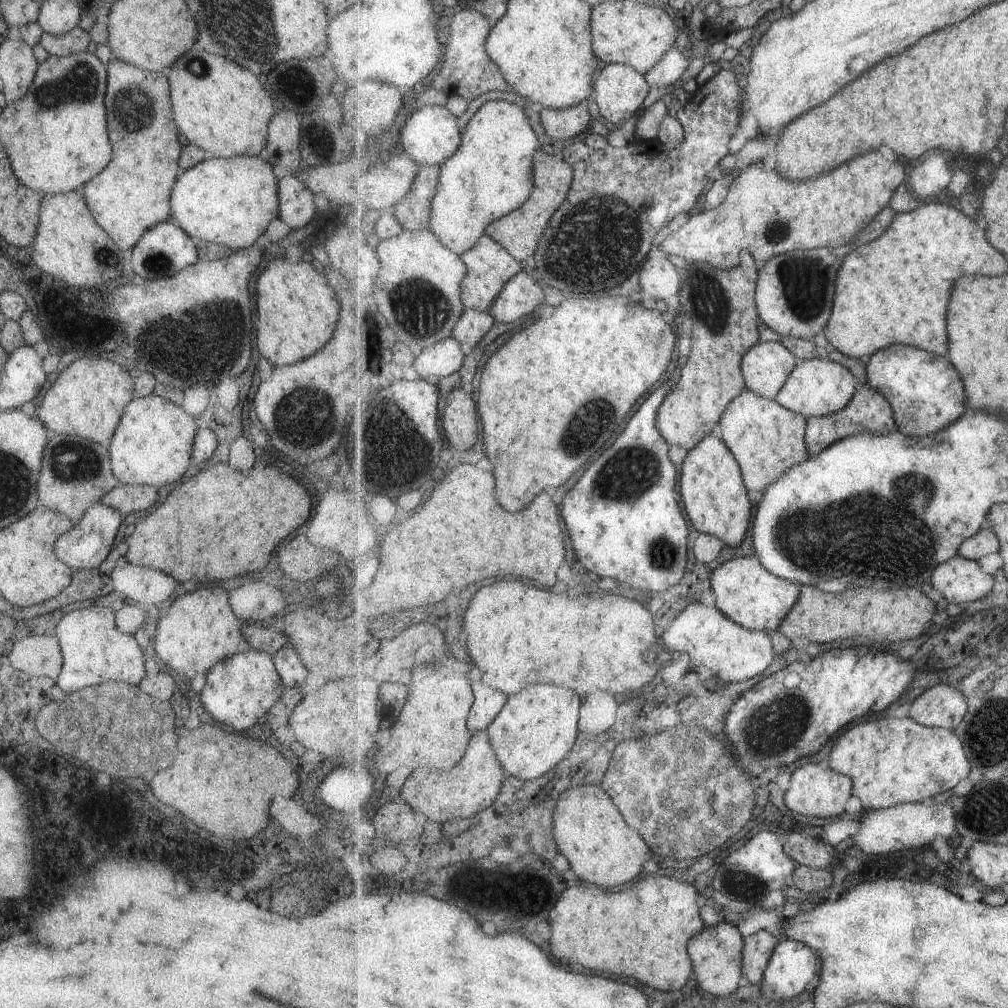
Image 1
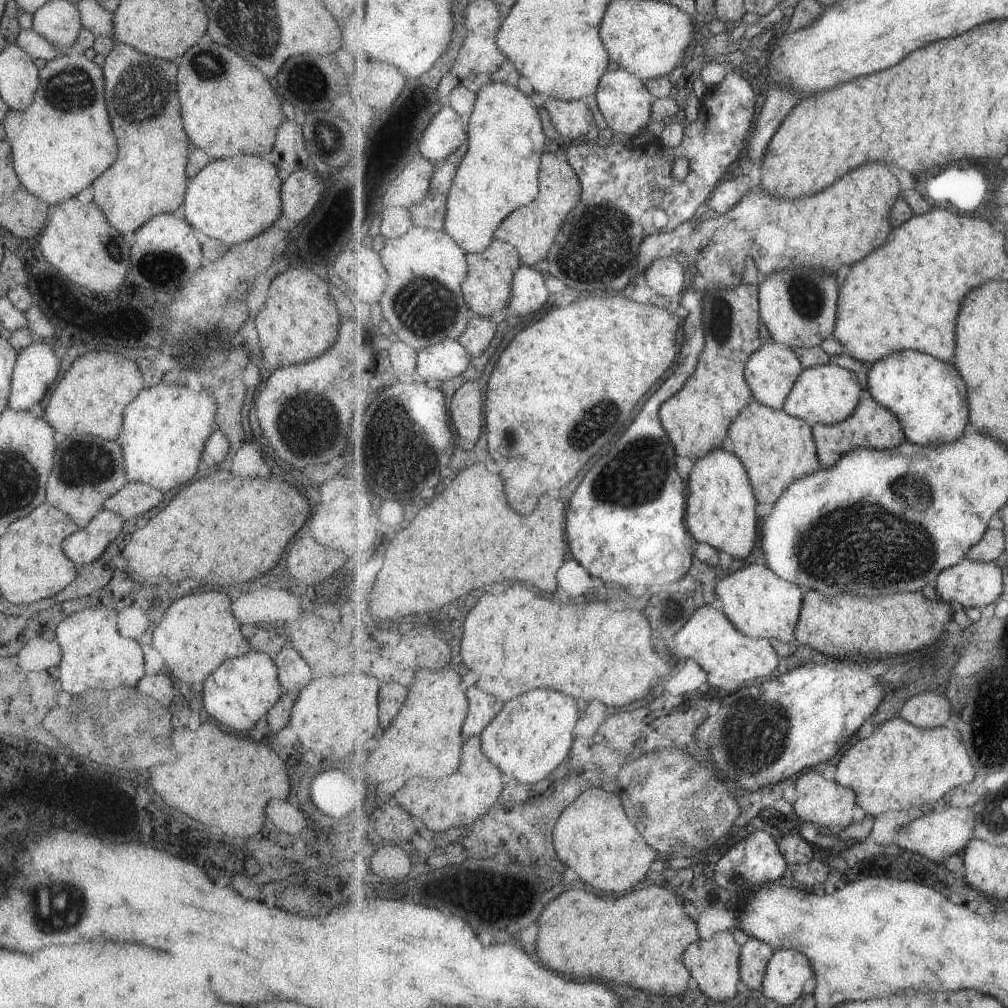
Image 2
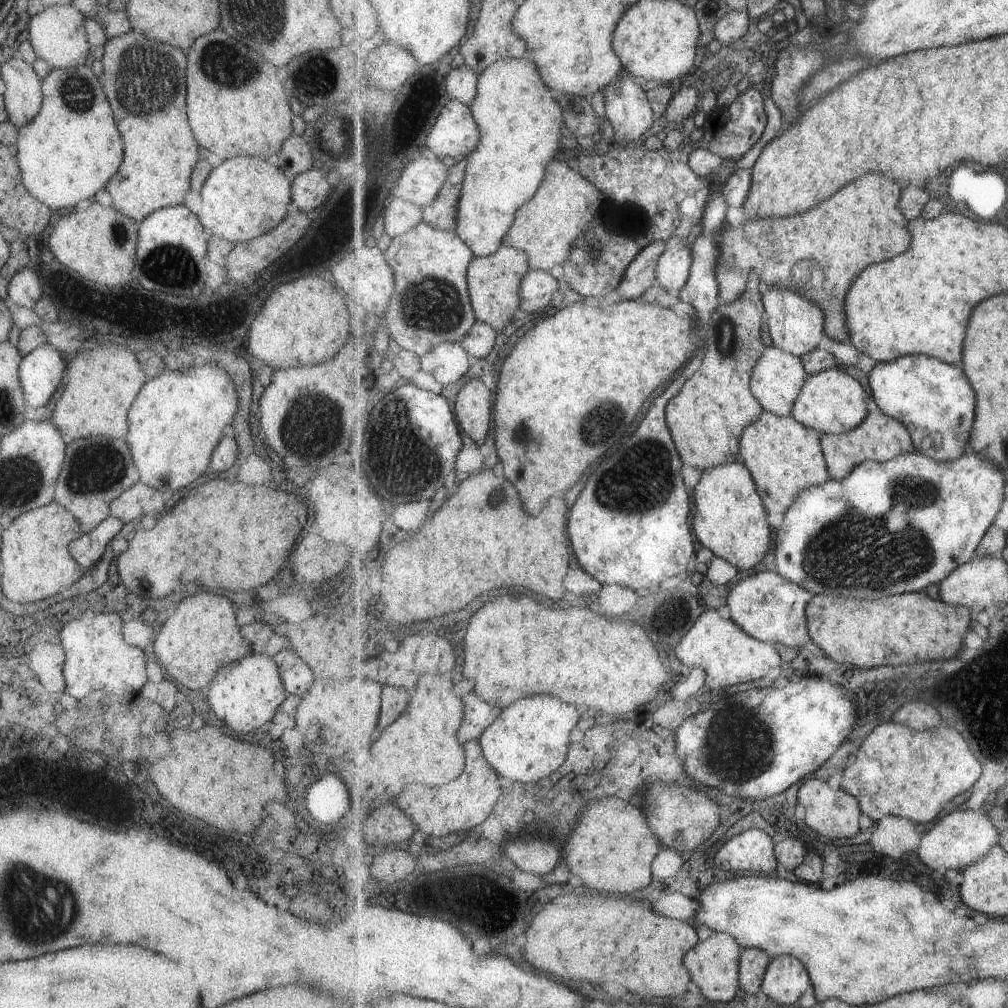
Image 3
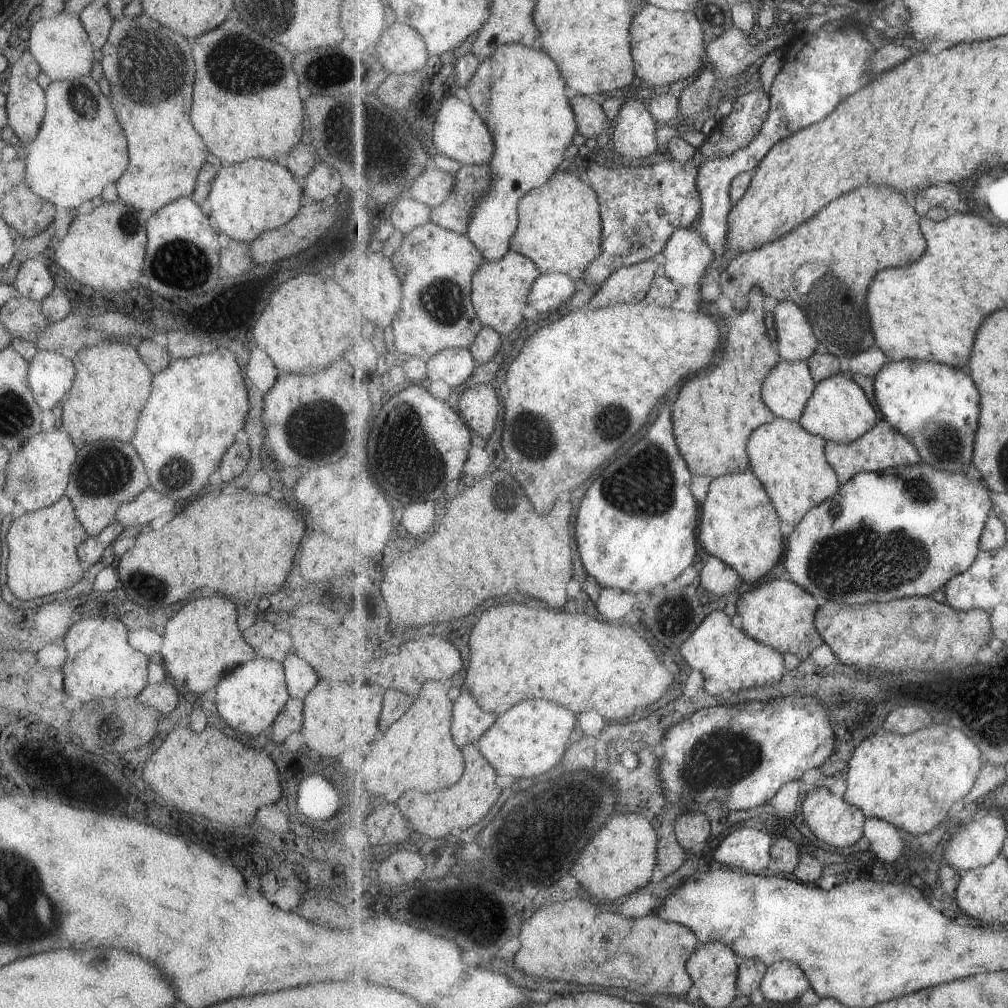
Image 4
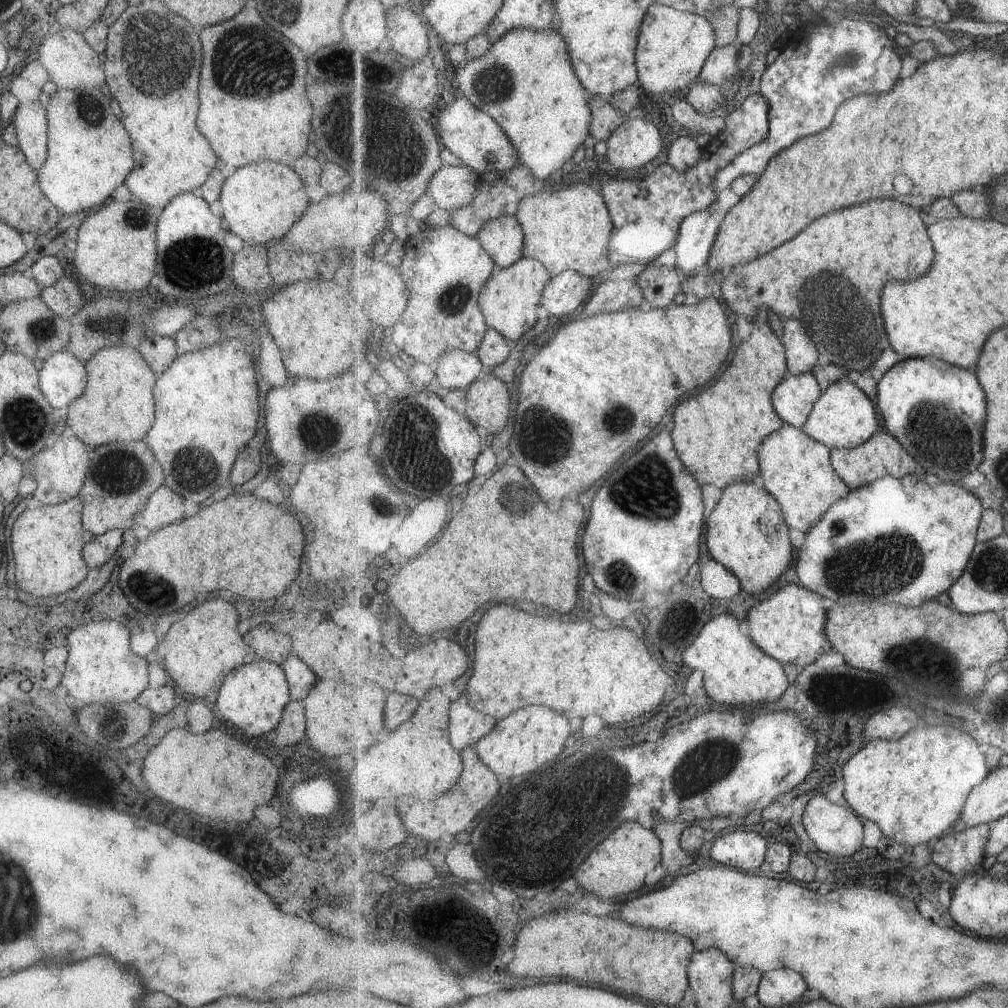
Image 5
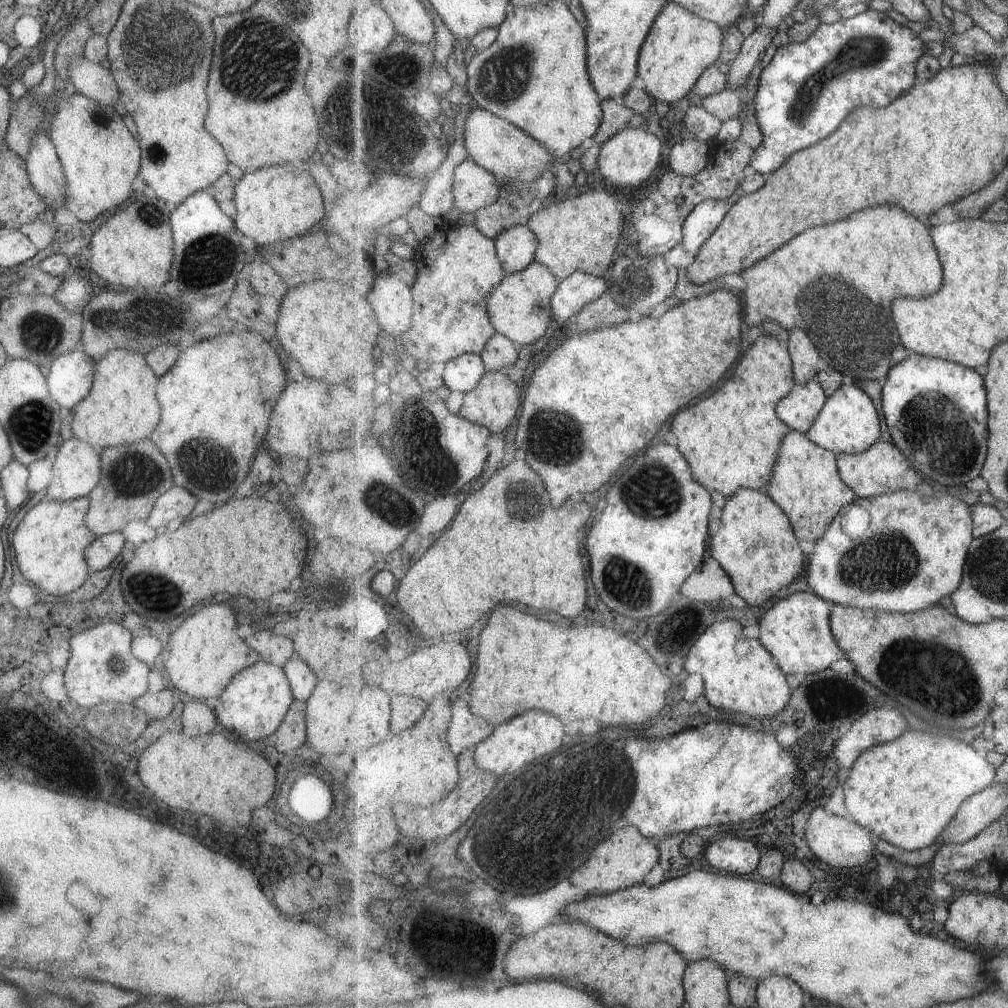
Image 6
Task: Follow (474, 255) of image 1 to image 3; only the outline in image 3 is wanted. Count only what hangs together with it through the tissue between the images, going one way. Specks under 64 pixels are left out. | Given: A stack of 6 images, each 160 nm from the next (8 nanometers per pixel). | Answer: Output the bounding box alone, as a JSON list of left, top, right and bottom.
[468,244,530,332]

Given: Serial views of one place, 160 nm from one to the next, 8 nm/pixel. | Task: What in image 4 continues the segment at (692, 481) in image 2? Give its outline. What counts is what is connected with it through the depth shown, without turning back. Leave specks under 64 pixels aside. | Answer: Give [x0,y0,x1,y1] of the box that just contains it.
[699,468,783,584]

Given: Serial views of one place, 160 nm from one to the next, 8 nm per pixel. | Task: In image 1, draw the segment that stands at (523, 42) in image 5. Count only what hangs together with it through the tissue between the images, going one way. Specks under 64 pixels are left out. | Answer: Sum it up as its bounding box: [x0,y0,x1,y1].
[430,100,545,255]

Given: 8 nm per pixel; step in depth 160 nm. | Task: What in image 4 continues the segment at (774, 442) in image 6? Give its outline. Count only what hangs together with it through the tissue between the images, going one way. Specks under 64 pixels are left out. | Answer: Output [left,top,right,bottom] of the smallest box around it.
[672,287,782,478]

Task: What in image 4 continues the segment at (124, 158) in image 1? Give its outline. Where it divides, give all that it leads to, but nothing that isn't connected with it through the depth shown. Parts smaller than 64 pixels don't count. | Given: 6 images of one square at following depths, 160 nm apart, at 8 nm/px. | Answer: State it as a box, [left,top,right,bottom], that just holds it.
[100,12,207,213]

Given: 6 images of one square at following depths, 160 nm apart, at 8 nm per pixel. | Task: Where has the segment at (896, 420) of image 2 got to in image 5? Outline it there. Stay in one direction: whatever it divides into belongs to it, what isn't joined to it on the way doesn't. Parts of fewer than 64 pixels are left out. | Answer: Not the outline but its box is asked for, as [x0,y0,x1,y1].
[832,432,926,491]

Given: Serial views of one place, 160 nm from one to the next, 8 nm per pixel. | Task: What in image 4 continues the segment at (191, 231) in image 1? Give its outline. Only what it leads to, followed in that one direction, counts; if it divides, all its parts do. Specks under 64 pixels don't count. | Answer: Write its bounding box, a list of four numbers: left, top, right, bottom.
[209,158,302,243]

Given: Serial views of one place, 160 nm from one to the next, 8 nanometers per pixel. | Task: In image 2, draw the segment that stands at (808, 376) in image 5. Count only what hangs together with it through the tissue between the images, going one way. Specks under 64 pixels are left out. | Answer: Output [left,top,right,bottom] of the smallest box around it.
[746,342,804,410]

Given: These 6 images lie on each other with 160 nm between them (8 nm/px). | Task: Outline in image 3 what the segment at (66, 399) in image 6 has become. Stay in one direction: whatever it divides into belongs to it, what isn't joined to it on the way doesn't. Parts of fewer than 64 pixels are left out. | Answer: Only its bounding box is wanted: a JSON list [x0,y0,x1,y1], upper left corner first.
[18,344,66,408]

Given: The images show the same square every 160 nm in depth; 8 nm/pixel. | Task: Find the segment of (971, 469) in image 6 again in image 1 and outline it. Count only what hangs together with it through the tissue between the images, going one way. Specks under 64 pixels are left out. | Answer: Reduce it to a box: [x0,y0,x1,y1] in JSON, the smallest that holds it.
[865,344,969,437]

